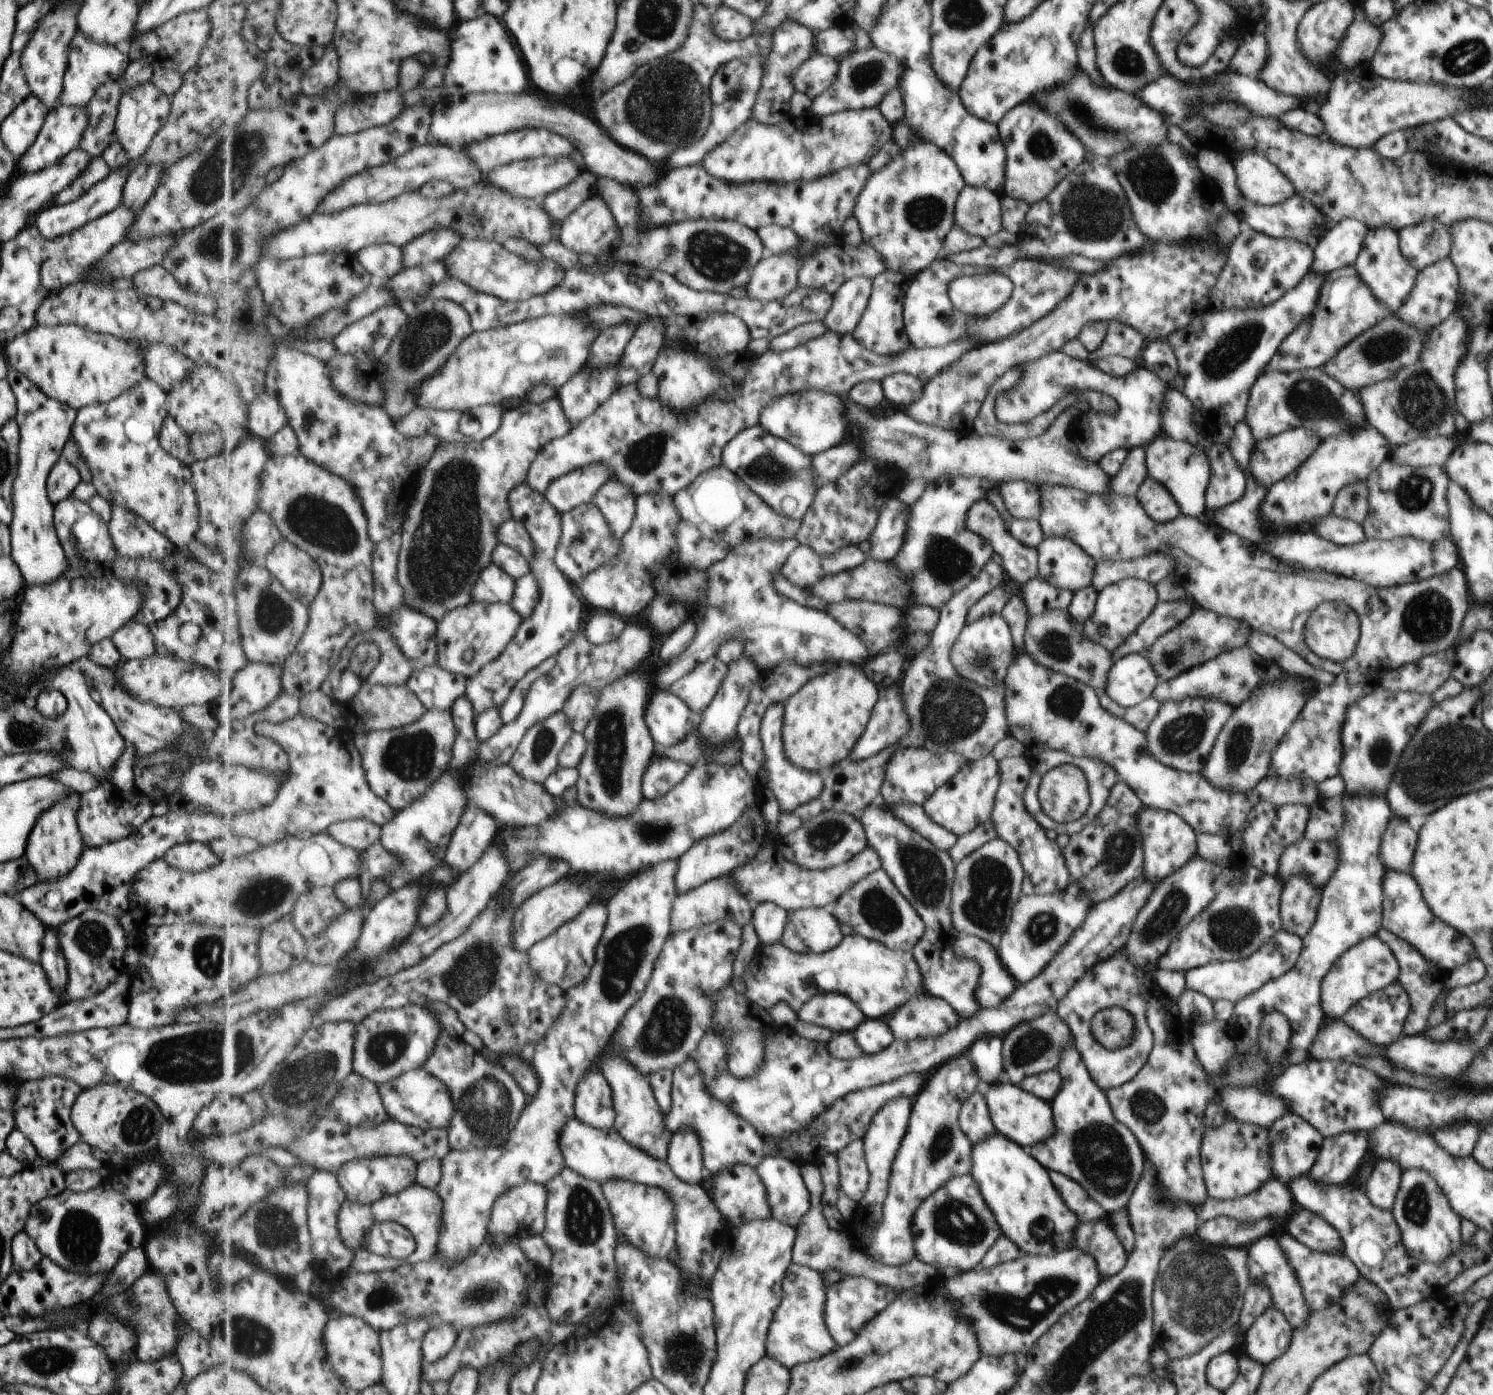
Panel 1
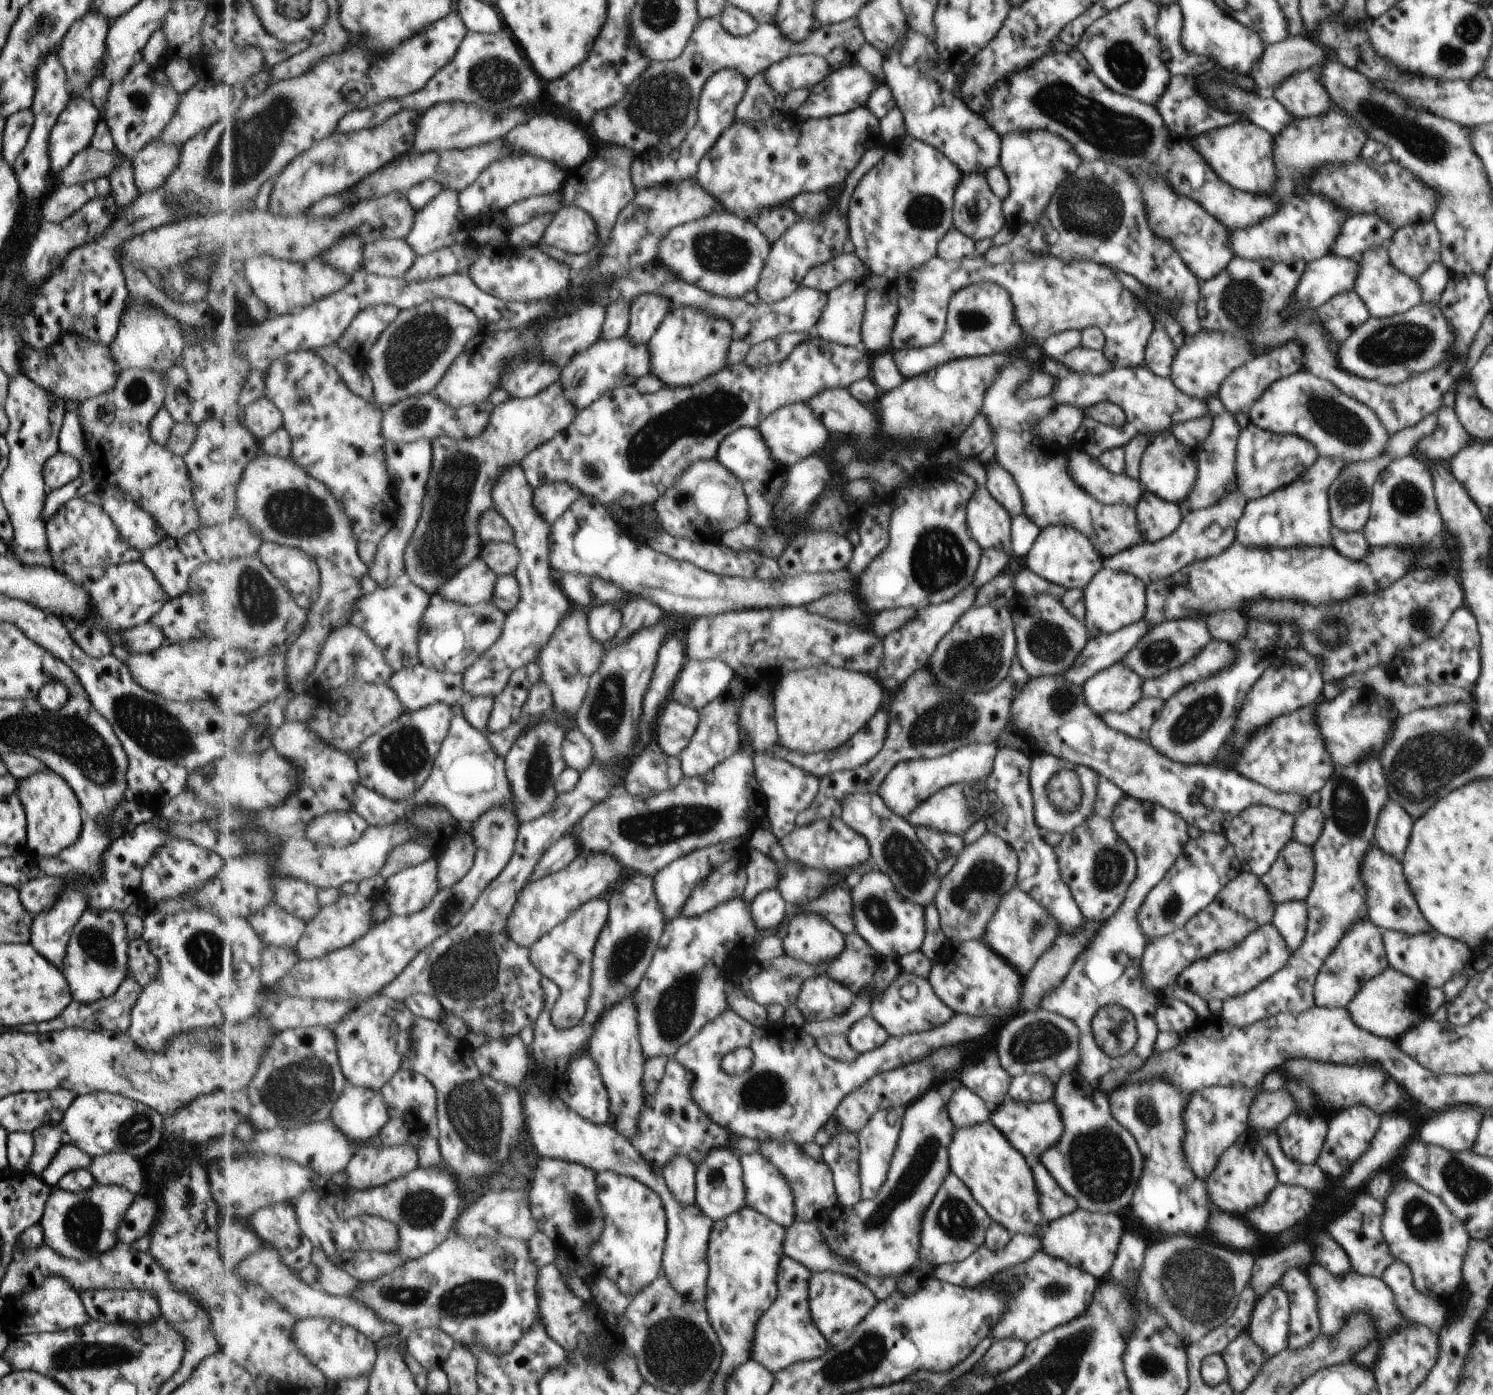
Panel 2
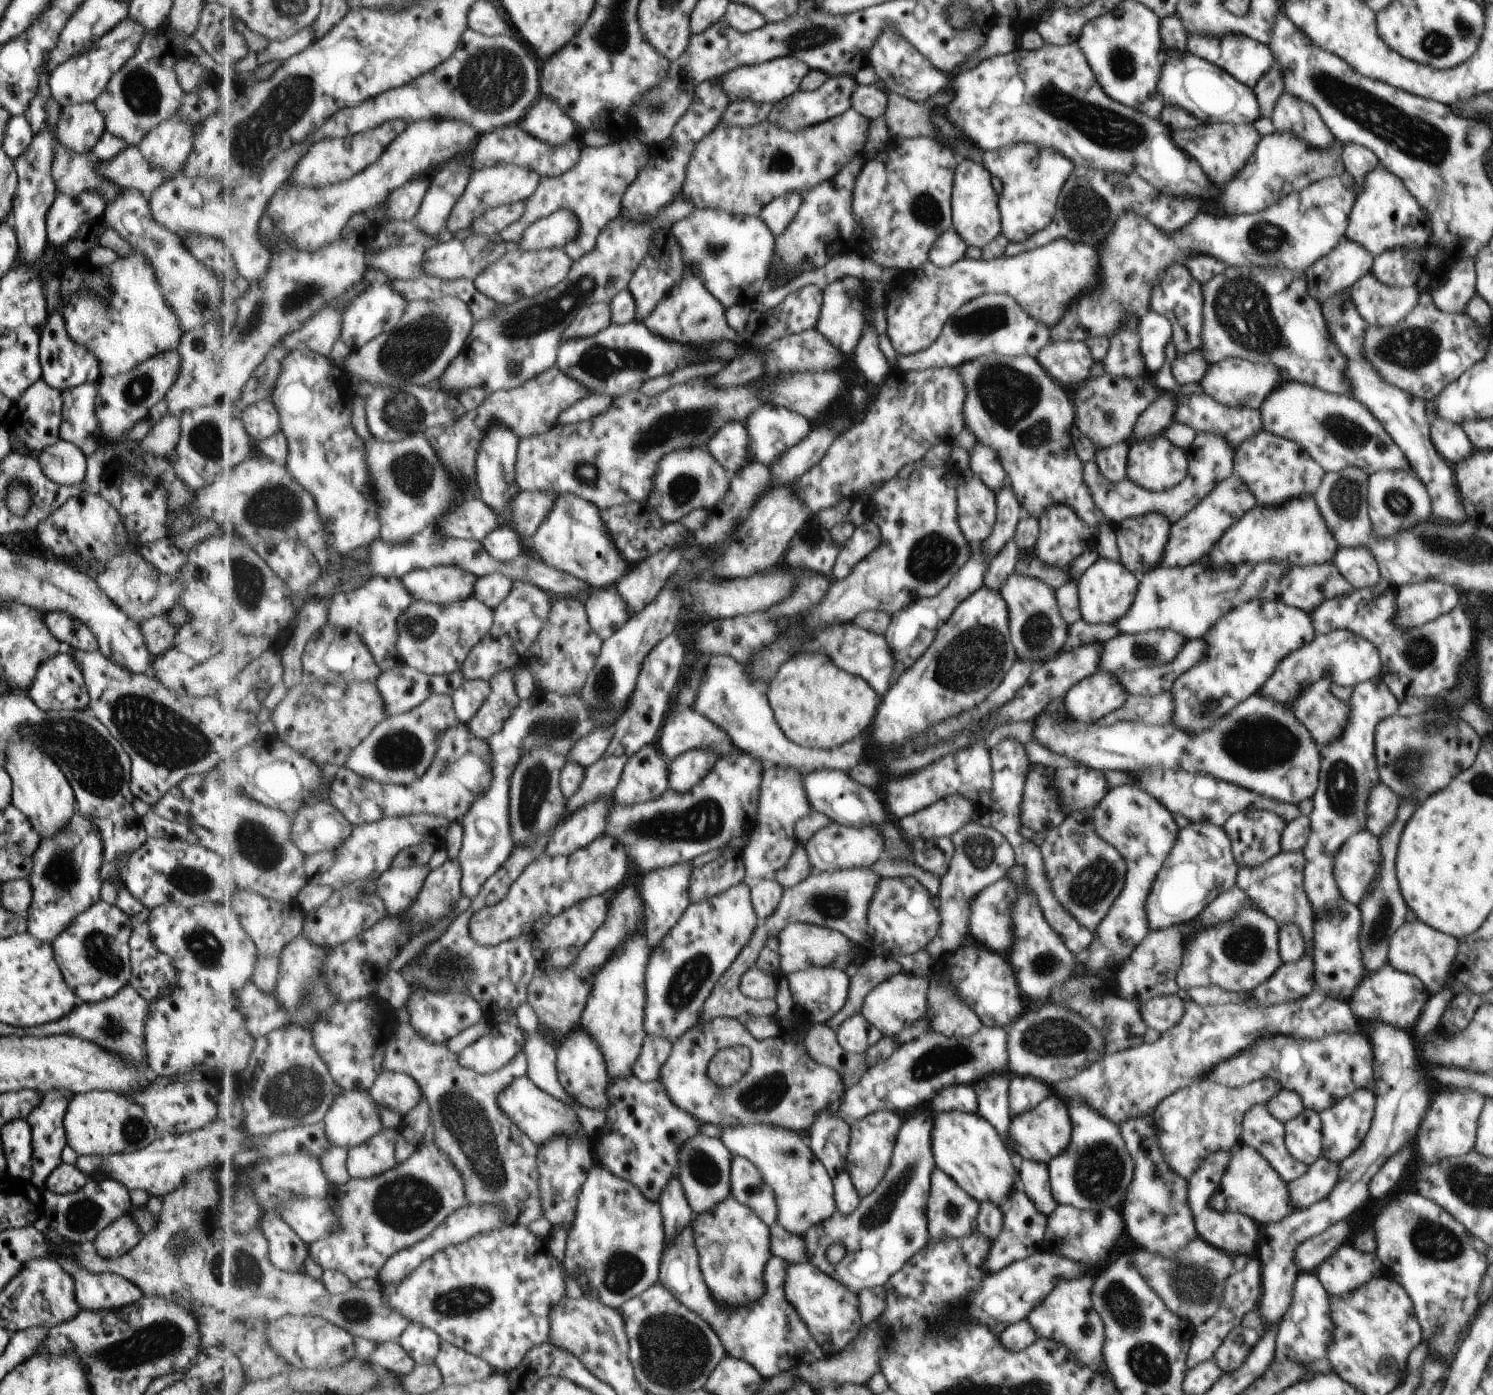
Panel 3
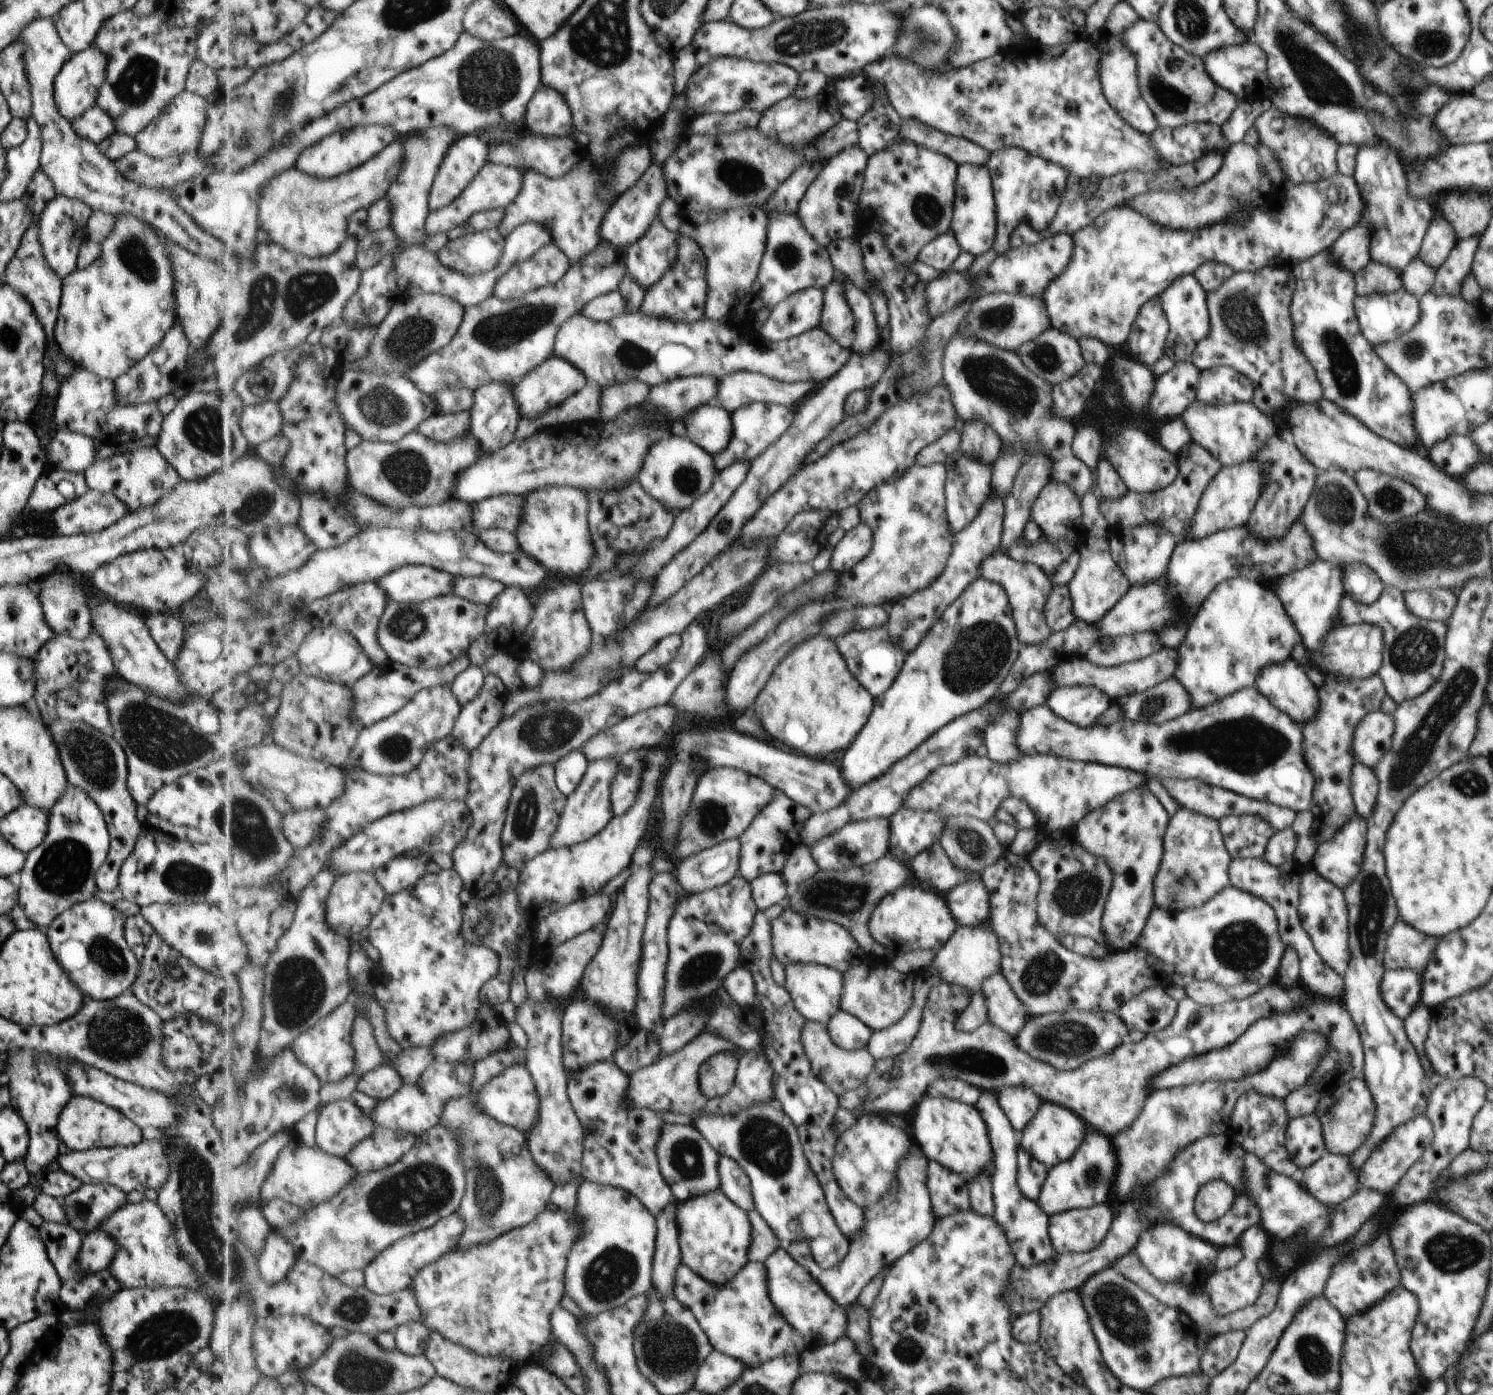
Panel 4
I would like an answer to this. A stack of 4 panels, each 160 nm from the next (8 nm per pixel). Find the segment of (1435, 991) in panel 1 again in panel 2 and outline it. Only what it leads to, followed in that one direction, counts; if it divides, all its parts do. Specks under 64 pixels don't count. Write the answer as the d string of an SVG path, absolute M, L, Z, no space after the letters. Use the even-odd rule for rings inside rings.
M1382 929L1382 943L1385 947L1385 960L1391 969L1405 974L1415 982L1427 982L1429 987L1443 987L1455 974L1463 972L1472 951L1463 942L1432 930L1431 933L1408 935L1399 931Z

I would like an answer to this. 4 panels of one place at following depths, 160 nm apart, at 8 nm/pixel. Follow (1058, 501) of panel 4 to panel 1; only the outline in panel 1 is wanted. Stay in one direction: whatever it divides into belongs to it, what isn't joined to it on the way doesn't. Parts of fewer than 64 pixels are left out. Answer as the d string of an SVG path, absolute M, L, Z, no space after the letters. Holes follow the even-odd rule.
M1044 537L1036 546L1038 578L1052 587L1077 592L1093 580L1095 560L1072 539Z

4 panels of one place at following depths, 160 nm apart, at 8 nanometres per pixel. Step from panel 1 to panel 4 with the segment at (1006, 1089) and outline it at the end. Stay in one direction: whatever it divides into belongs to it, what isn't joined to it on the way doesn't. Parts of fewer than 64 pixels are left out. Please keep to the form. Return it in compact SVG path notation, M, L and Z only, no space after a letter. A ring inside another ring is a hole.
M1042 1101L1029 1124L1022 1130L1019 1136L1019 1146L1030 1154L1031 1158L1038 1159L1039 1162L1050 1168L1057 1165L1058 1162L1071 1158L1085 1136L1085 1130L1086 1124L1074 1111L1052 1102Z

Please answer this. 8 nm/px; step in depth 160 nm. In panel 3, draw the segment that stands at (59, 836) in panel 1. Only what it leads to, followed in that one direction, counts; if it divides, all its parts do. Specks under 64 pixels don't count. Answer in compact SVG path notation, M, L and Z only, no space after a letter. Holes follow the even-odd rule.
M21 740L5 744L2 750L5 760L3 770L7 772L12 785L10 804L29 820L39 838L51 838L69 822L73 814L74 796L65 776L47 754L29 742Z

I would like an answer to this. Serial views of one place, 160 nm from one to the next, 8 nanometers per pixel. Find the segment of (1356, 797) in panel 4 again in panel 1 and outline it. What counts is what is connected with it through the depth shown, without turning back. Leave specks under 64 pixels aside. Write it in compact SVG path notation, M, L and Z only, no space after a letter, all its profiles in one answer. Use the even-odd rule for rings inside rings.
M1391 814L1388 828L1381 840L1382 865L1387 871L1410 874L1417 842L1417 832L1409 823Z

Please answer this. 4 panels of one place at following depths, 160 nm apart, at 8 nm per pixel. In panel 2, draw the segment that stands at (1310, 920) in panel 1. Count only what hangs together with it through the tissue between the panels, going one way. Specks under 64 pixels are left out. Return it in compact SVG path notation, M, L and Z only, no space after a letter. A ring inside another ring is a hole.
M1286 900L1274 909L1272 925L1281 933L1287 950L1294 953L1303 941L1308 914L1304 900Z

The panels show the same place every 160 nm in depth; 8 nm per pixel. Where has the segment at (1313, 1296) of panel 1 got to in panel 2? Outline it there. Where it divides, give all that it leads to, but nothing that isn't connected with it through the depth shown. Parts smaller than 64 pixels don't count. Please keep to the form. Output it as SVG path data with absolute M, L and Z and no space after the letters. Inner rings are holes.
M1311 1262L1305 1269L1305 1273L1309 1276L1310 1284L1314 1287L1315 1294L1317 1295L1318 1303L1318 1316L1321 1320L1320 1332L1325 1334L1327 1338L1337 1334L1337 1331L1343 1322L1351 1316L1351 1314L1367 1314L1371 1320L1371 1326L1375 1328L1375 1340L1371 1340L1363 1350L1359 1350L1357 1354L1351 1356L1353 1364L1359 1364L1363 1368L1367 1368L1369 1372L1373 1373L1373 1364L1375 1364L1375 1356L1381 1348L1383 1338L1389 1334L1393 1334L1399 1328L1411 1326L1411 1322L1407 1322L1399 1310L1395 1308L1395 1300L1393 1291L1386 1285L1386 1283L1379 1278L1373 1276L1363 1276L1357 1274L1354 1270L1343 1274L1343 1276L1333 1276L1329 1274L1325 1268L1320 1264Z

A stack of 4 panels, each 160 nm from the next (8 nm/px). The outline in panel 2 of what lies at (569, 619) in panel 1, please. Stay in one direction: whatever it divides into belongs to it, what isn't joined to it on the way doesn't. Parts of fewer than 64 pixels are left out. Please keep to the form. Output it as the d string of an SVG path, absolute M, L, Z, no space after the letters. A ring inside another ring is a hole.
M513 464L507 468L495 488L493 488L494 508L509 522L515 532L514 543L520 549L521 560L516 578L521 585L521 600L519 604L507 613L503 626L503 633L488 653L483 654L473 666L469 666L464 673L464 688L466 697L491 696L495 699L511 681L511 674L515 670L537 663L541 650L547 646L555 630L563 618L569 613L573 605L565 592L561 590L559 576L554 572L549 558L549 536L551 524L546 522L542 514L535 507L535 489L529 484L522 464Z

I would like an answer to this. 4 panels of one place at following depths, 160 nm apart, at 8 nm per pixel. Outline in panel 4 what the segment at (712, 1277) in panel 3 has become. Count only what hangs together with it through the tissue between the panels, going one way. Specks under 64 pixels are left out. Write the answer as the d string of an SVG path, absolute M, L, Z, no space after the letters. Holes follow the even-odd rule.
M721 1189L698 1195L678 1206L678 1223L680 1226L680 1245L682 1263L690 1266L697 1274L716 1285L731 1282L750 1262L750 1250L754 1242L754 1226L748 1211L737 1206Z

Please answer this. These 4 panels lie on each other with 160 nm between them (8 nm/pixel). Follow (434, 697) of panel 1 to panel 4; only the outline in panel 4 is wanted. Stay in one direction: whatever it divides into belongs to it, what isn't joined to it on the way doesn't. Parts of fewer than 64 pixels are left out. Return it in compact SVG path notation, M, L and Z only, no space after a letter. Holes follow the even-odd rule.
M468 654L455 659L445 668L434 669L410 667L388 659L385 664L377 665L366 677L351 686L354 690L354 719L365 728L373 726L376 722L389 718L405 708L411 702L411 699L423 689L442 686L451 687L457 676L465 672L471 665L472 662Z

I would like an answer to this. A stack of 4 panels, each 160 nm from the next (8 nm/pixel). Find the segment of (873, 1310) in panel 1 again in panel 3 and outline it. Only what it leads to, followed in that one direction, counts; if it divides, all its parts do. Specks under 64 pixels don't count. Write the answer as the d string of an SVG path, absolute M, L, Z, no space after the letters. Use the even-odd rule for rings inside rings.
M811 1262L789 1263L785 1294L794 1310L798 1310L799 1316L810 1328L810 1336L821 1344L826 1356L843 1352L861 1333L863 1322L858 1294Z

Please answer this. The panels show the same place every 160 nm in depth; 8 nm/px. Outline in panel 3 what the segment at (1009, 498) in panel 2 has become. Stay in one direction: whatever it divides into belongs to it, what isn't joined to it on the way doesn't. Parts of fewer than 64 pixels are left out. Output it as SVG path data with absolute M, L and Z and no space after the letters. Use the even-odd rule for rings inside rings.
M976 441L971 450L967 450L968 464L973 475L977 475L991 491L1001 490L1006 484L1006 472L999 463L998 455L989 447Z

